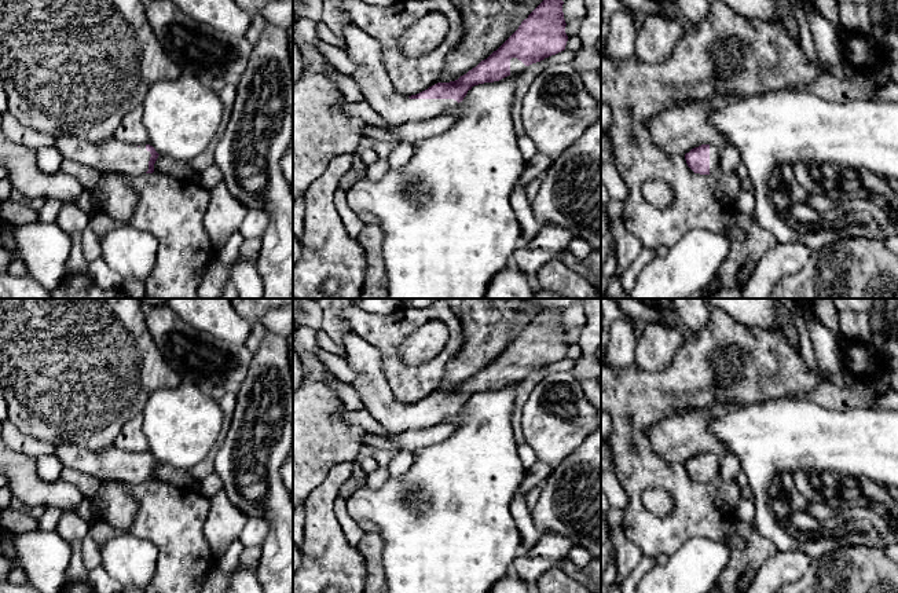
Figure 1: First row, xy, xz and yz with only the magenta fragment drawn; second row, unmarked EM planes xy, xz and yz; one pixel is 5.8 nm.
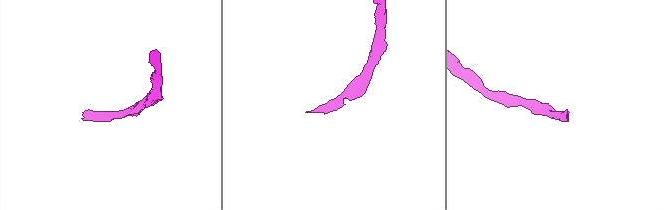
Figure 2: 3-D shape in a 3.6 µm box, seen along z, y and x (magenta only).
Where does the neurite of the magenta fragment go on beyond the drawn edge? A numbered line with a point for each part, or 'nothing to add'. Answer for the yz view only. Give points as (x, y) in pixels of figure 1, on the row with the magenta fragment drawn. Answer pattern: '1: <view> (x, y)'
1: yz (714, 152)

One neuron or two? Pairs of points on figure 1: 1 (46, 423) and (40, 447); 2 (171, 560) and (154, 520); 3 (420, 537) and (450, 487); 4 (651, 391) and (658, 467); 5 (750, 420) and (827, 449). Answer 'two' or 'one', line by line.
1: two
2: one
3: one
4: one
5: one

